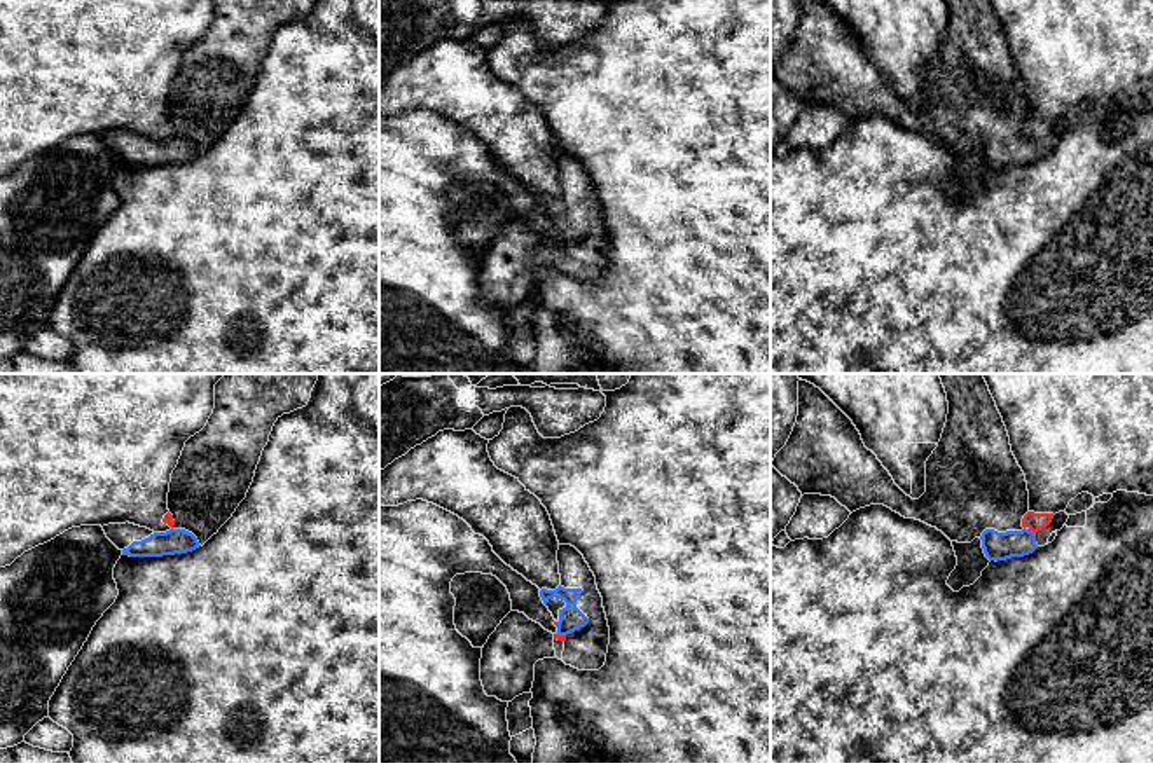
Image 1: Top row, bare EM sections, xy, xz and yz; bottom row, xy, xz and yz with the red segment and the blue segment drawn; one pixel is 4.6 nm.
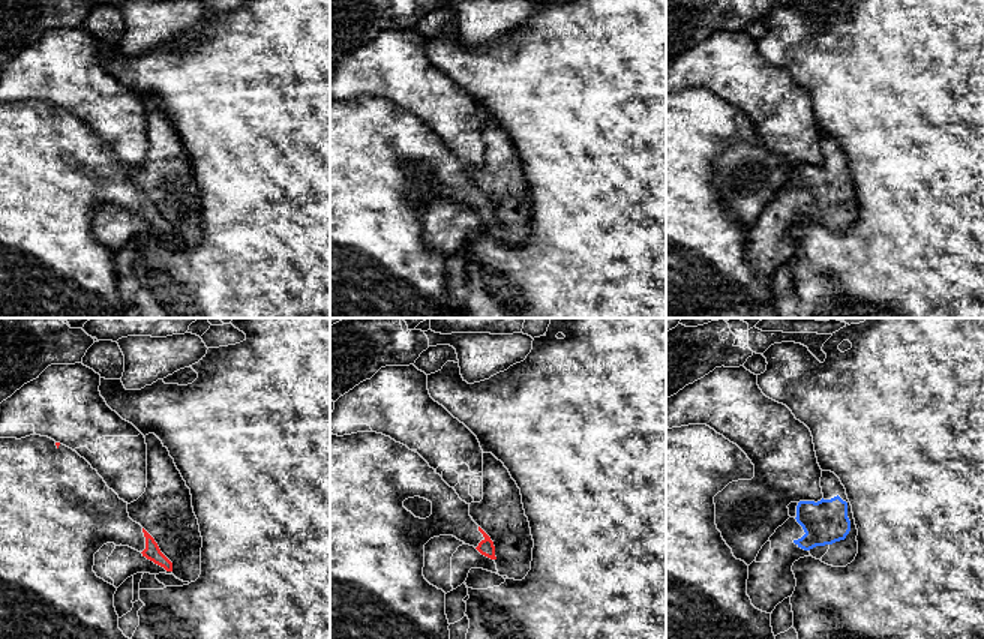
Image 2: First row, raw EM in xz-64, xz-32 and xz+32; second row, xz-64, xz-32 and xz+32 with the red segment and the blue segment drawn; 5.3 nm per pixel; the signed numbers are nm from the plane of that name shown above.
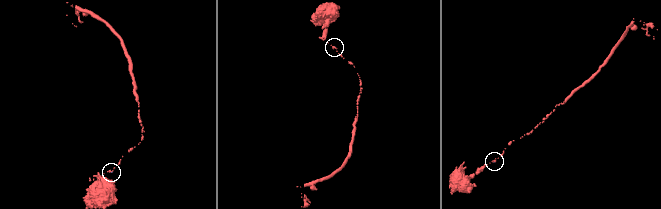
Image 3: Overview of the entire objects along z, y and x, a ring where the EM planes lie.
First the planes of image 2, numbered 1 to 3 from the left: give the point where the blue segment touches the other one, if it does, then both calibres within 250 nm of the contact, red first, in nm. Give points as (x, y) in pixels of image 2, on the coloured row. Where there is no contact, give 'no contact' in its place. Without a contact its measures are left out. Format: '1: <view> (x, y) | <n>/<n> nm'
1: no contact
2: no contact
3: no contact

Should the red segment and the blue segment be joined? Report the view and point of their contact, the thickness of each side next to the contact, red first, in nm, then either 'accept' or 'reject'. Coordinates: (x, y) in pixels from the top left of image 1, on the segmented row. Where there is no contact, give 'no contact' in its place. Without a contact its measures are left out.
contact yz (1031, 529); calibres 80 and 130 nm; reject

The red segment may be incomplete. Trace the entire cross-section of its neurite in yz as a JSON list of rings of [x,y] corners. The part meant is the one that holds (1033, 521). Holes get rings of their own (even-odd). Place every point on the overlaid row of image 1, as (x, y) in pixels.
[[[982,374],[1029,491],[1022,527],[1045,529],[1081,492],[1153,496],[1153,374]]]

